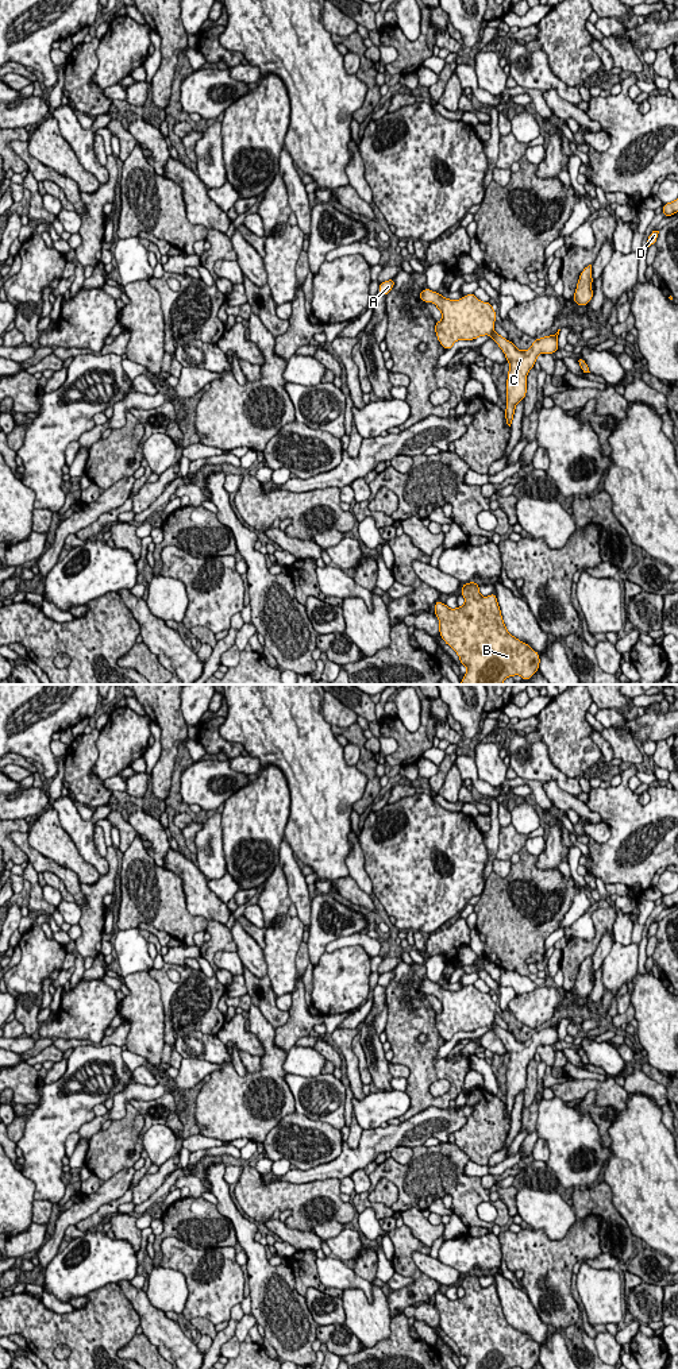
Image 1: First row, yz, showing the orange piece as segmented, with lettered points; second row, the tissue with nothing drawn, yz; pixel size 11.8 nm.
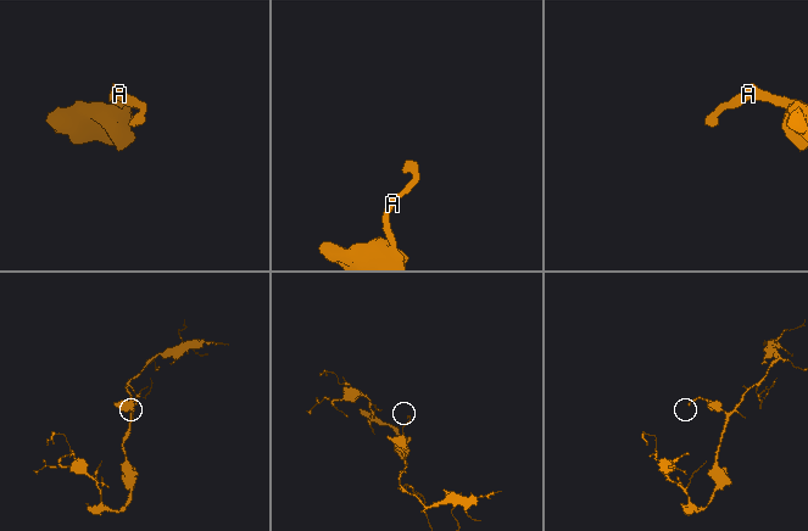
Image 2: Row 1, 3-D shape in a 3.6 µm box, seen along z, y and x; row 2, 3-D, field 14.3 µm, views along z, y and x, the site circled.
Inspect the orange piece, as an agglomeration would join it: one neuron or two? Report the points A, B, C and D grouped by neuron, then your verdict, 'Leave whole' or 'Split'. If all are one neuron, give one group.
Groups: A B C D. Leave whole

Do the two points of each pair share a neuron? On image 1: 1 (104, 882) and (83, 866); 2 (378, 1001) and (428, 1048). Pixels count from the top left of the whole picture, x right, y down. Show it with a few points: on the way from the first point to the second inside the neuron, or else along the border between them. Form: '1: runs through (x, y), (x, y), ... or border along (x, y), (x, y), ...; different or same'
1: border along (100, 875), (95, 883), (81, 884); different
2: border along (386, 987), (386, 1025), (384, 1030); different

